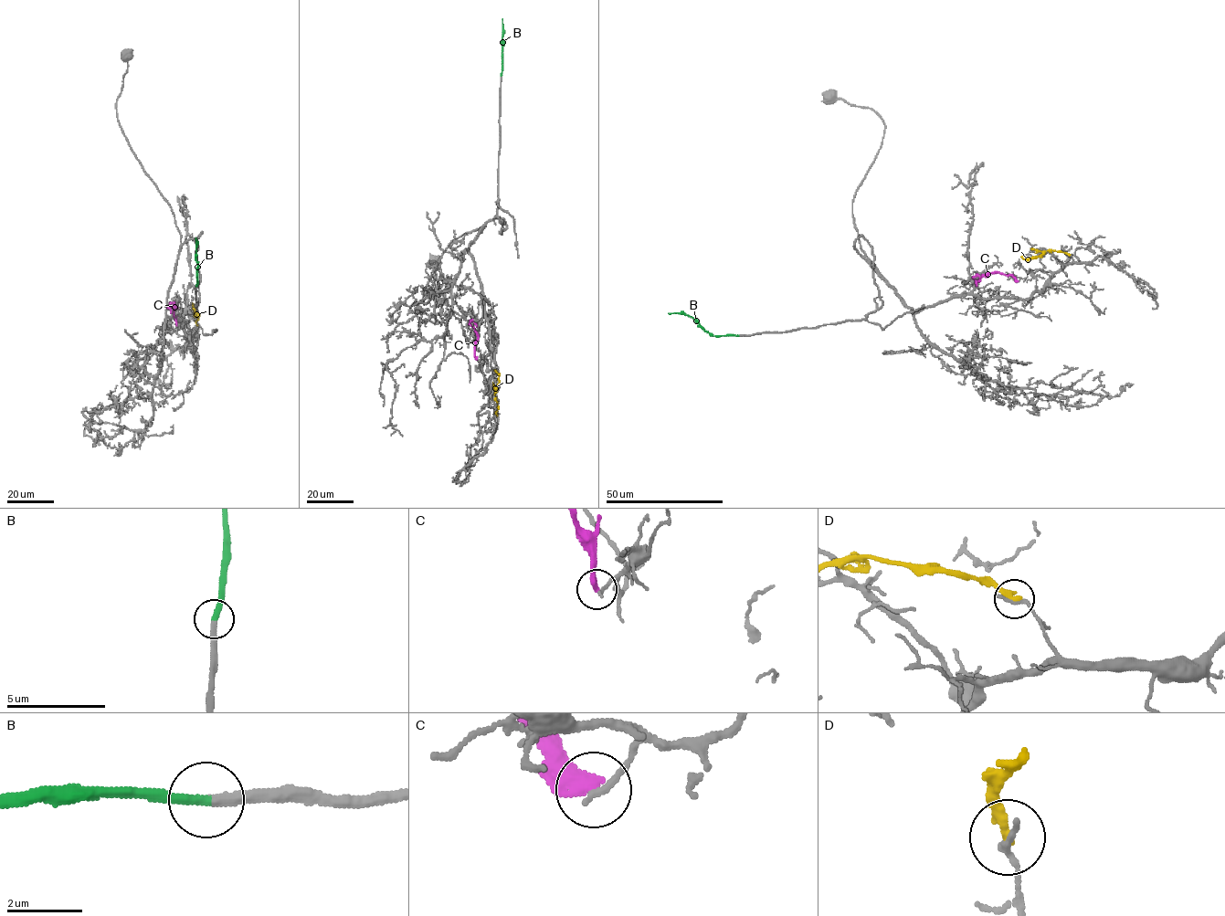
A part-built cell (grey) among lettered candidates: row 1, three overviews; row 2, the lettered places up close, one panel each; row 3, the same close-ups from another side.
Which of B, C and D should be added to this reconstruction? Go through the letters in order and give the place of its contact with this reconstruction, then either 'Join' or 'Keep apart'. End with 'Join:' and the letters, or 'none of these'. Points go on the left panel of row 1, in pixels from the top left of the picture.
B: Touches grey at (196, 285). Join
C: Touches grey at (176, 325). Keep apart
D: Touches grey at (197, 325). Keep apart
Join: B

